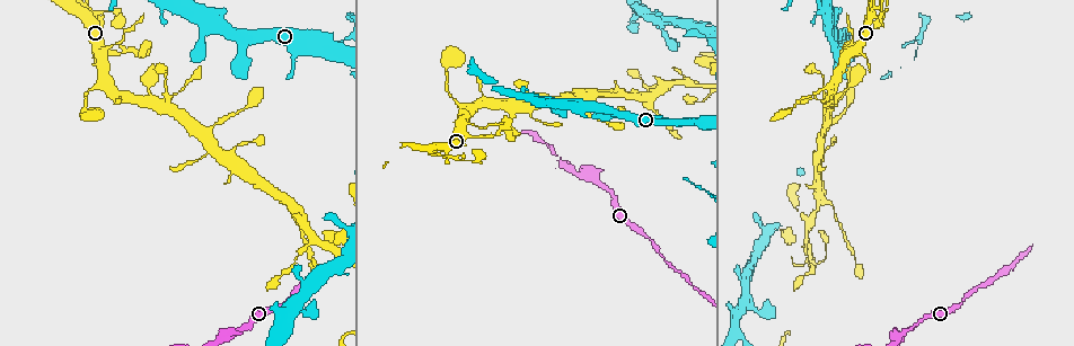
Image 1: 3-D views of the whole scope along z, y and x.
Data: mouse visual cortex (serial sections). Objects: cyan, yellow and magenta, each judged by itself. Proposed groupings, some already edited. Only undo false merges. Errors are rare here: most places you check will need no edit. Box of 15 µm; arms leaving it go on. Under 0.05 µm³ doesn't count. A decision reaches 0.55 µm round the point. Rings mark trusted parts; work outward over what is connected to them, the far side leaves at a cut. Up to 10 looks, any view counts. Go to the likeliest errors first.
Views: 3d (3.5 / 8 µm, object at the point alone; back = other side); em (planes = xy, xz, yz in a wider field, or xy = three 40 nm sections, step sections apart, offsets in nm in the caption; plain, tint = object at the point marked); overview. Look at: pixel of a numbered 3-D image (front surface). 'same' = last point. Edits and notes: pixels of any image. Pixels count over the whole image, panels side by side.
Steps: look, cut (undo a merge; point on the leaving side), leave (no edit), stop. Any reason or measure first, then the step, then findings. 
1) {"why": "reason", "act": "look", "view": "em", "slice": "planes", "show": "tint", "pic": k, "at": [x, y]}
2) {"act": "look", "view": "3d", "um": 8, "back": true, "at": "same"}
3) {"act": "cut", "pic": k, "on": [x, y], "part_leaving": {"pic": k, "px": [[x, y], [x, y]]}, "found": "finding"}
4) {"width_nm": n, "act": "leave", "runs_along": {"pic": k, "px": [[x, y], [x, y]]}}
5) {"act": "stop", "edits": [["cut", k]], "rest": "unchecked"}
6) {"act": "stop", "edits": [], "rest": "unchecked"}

{"act": "look", "view": "3d", "um": 3.5, "pic": 1, "at": [790, 112]}

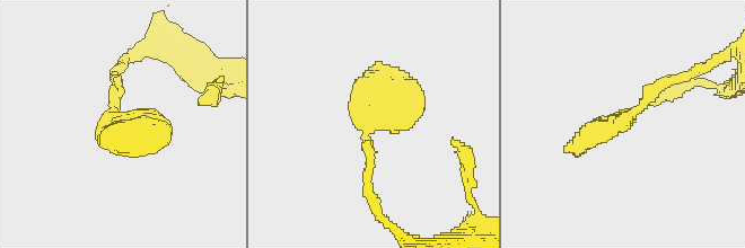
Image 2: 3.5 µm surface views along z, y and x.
{"act": "look", "view": "em", "slice": "xy", "step": 1, "show": "tint", "pic": 2, "at": [123, 120]}

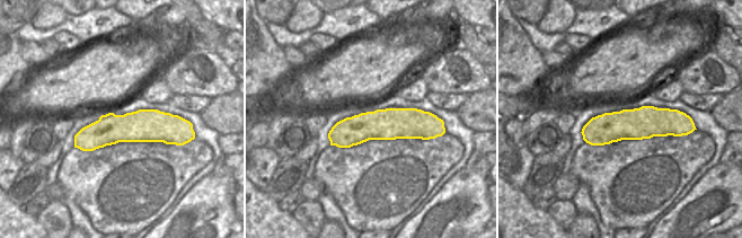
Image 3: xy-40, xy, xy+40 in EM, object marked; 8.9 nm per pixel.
{"width_nm": 280, "act": "leave", "runs_along": {"pic": 3, "px": [[177, 128], [108, 129], [77, 144]]}, "found": "one cell here"}

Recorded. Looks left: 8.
{"why": "branch point", "act": "look", "view": "3d", "um": 3.5, "pic": 1, "at": [72, 5]}

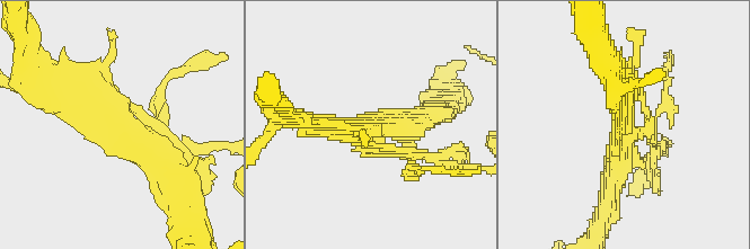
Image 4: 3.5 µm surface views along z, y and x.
{"arm_widths_nm": [150, 300, 300], "act": "cut", "pic": 4, "on": [412, 171], "part_leaving": {"pic": 4, "px": [[397, 150], [481, 168]]}, "found": "a second cell is stuck on"}

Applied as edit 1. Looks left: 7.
{"act": "look", "view": "overview"}

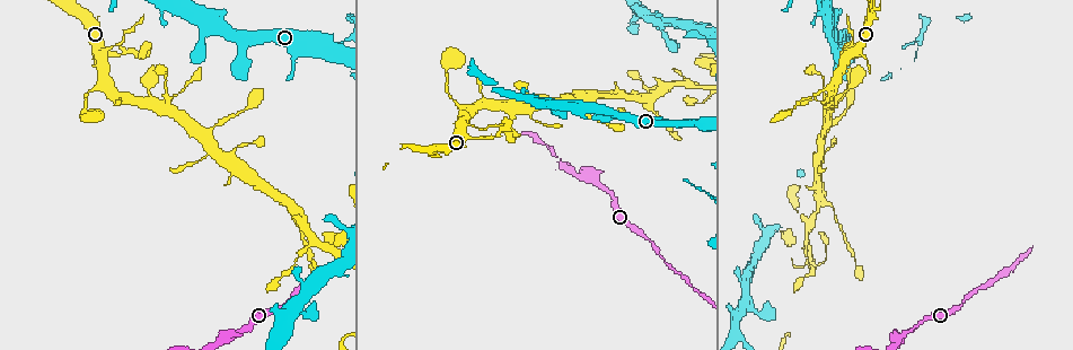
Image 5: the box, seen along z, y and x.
{"why": "side arm on a straight run", "act": "look", "view": "3d", "um": 3.5, "pic": 5, "at": [201, 134]}

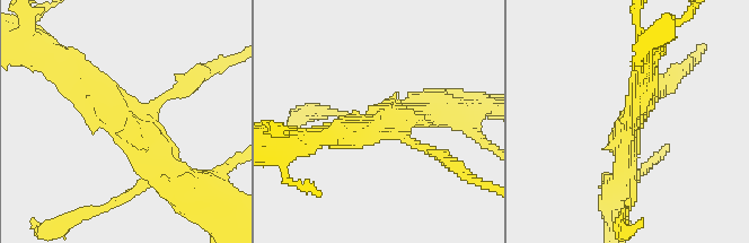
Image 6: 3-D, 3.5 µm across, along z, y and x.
{"arms": 3, "arm_widths_nm": [150, 300, 300], "act": "look", "view": "em", "slice": "xy", "step": 1, "show": "tint", "pic": 6, "at": [638, 116]}

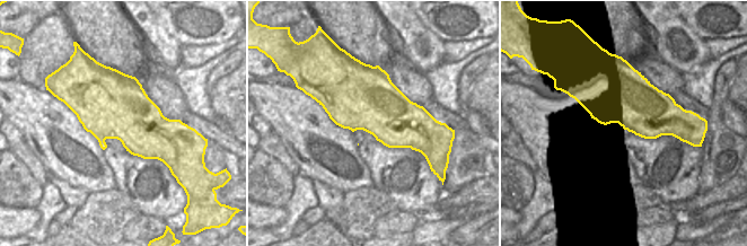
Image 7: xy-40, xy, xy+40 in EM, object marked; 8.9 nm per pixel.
{"why": "cut it another way", "act": "look", "view": "em", "slice": "xy", "step": 2, "show": "tint", "at": "same"}

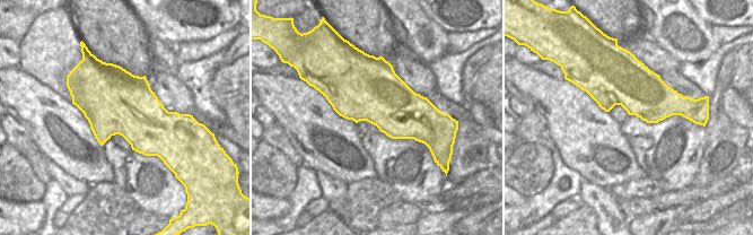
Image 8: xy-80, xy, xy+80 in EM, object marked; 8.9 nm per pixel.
{"act": "leave", "runs_along": {"pic": 6, "px": [[64, 62], [133, 128], [165, 176]]}, "found": "all the same cell"}

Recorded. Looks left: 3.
{"why": "three arms meet", "act": "look", "view": "3d", "um": 3.5, "pic": 5, "at": [280, 200]}

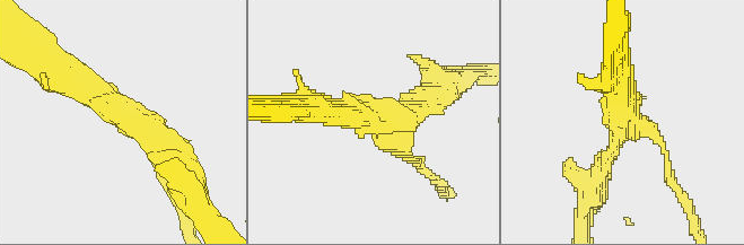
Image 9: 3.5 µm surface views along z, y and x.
{"arm_widths_nm": [200, 250, 350], "act": "leave", "runs_along": {"pic": 9, "px": [[58, 63], [151, 130], [172, 157]]}, "found": "continuous, no second cell"}

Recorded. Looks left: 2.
{"act": "stop", "edits": [["cut", 4]], "rest": "unchecked"}

